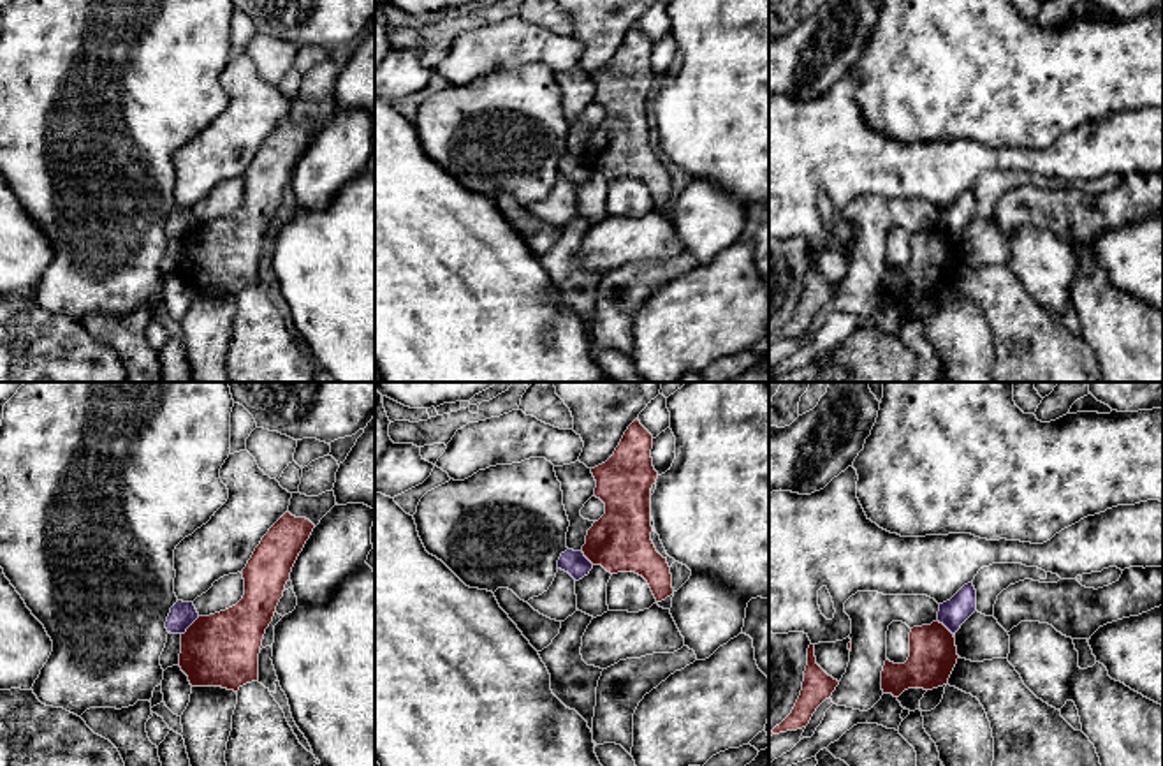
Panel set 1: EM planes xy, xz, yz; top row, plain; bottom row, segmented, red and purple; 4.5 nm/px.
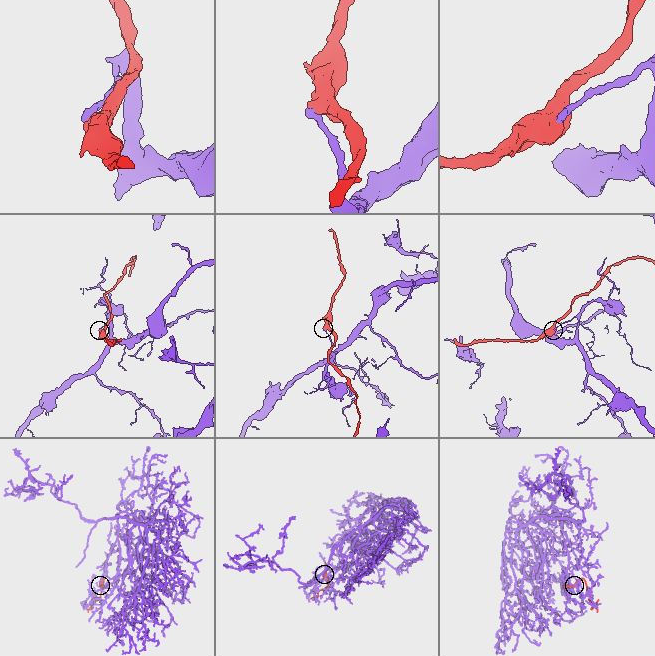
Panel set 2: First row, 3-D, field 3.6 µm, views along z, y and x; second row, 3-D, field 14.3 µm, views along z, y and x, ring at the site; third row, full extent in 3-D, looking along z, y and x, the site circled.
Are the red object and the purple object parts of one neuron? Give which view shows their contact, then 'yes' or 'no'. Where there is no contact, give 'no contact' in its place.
meets red in xy; no

